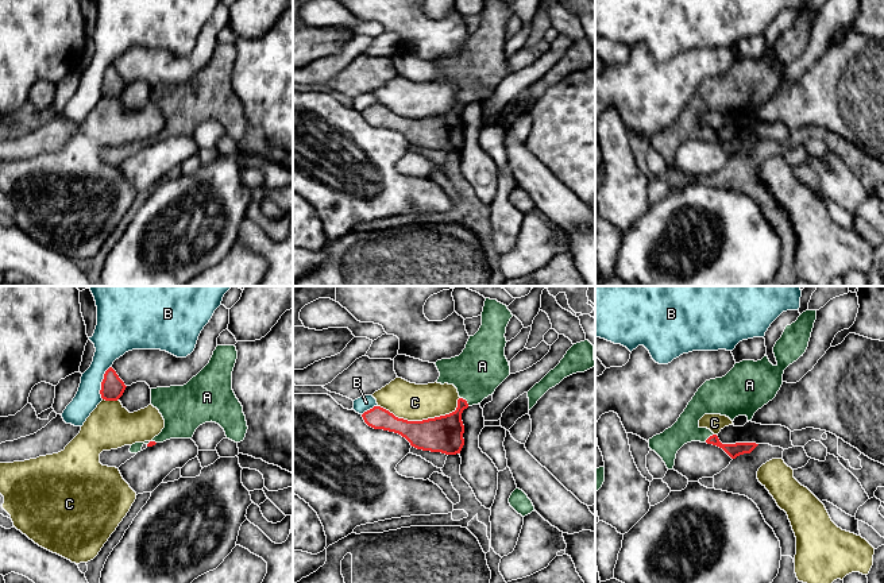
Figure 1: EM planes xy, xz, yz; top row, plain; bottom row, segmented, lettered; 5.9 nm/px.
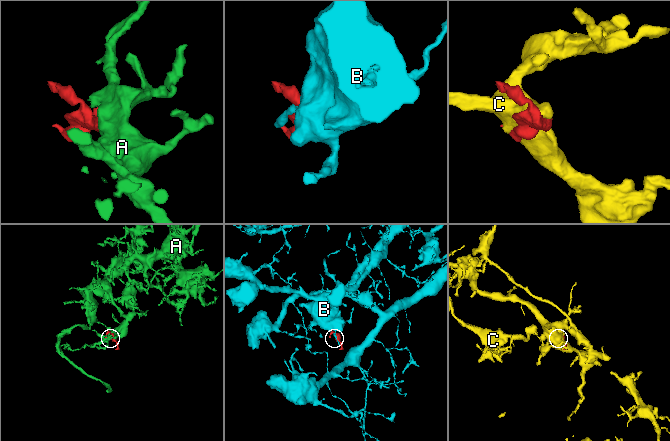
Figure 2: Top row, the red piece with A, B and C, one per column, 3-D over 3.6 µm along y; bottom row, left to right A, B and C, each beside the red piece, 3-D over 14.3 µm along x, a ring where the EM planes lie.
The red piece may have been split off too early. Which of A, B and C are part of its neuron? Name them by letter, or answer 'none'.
A

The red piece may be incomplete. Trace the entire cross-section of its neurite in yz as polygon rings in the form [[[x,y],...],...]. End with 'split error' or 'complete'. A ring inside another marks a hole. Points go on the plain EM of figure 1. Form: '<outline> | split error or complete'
[[[817,8],[803,9],[795,20],[787,23],[781,35],[773,45],[773,51],[777,62],[773,63],[765,53],[761,58],[742,58],[722,76],[706,78],[688,100],[684,109],[678,119],[663,131],[649,136],[649,146],[655,148],[665,161],[668,167],[673,167],[678,148],[687,140],[700,139],[722,146],[731,157],[740,152],[750,151],[758,142],[756,140],[736,140],[722,142],[717,132],[707,126],[699,124],[699,117],[705,112],[721,112],[734,119],[738,113],[746,113],[752,119],[754,111],[772,99],[783,82],[784,67],[796,59],[808,45],[814,20],[817,18]]] | split error

